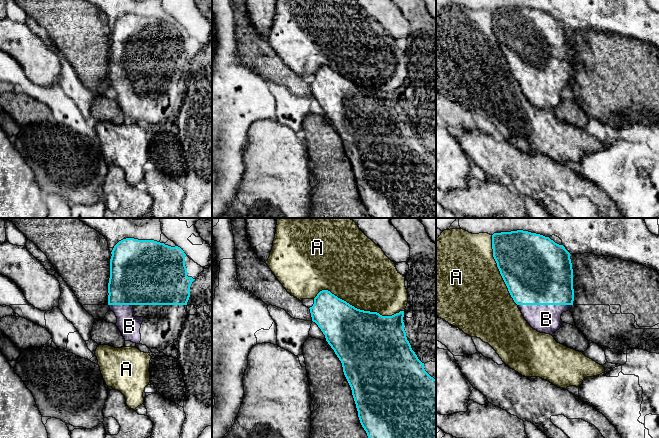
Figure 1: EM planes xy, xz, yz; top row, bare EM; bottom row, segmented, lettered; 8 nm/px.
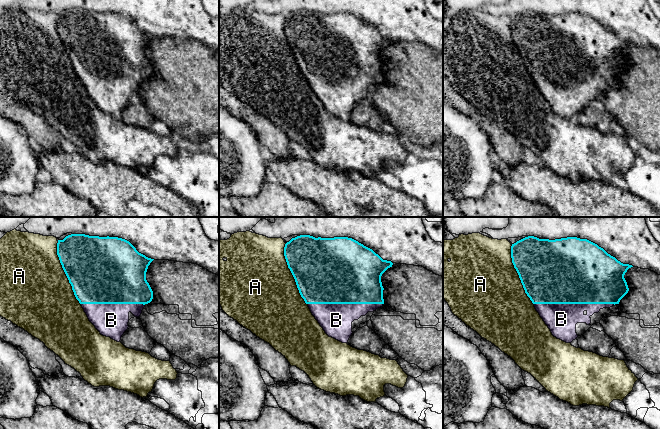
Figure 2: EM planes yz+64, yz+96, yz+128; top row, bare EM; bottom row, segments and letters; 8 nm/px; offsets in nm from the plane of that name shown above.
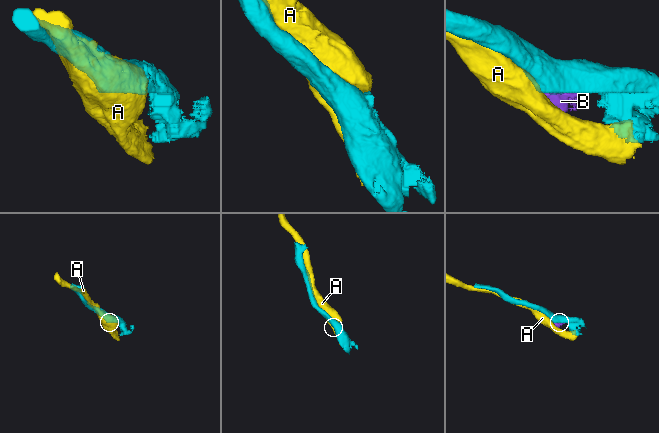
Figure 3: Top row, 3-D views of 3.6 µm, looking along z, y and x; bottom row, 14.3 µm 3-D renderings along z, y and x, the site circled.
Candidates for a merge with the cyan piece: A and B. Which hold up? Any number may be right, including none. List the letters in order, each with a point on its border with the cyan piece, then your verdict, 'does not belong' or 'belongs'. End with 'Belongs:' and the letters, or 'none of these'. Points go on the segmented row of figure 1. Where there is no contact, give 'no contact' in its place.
A: contact xz (358, 309); does not belong
B: contact yz (545, 304); belongs
Belongs: B

